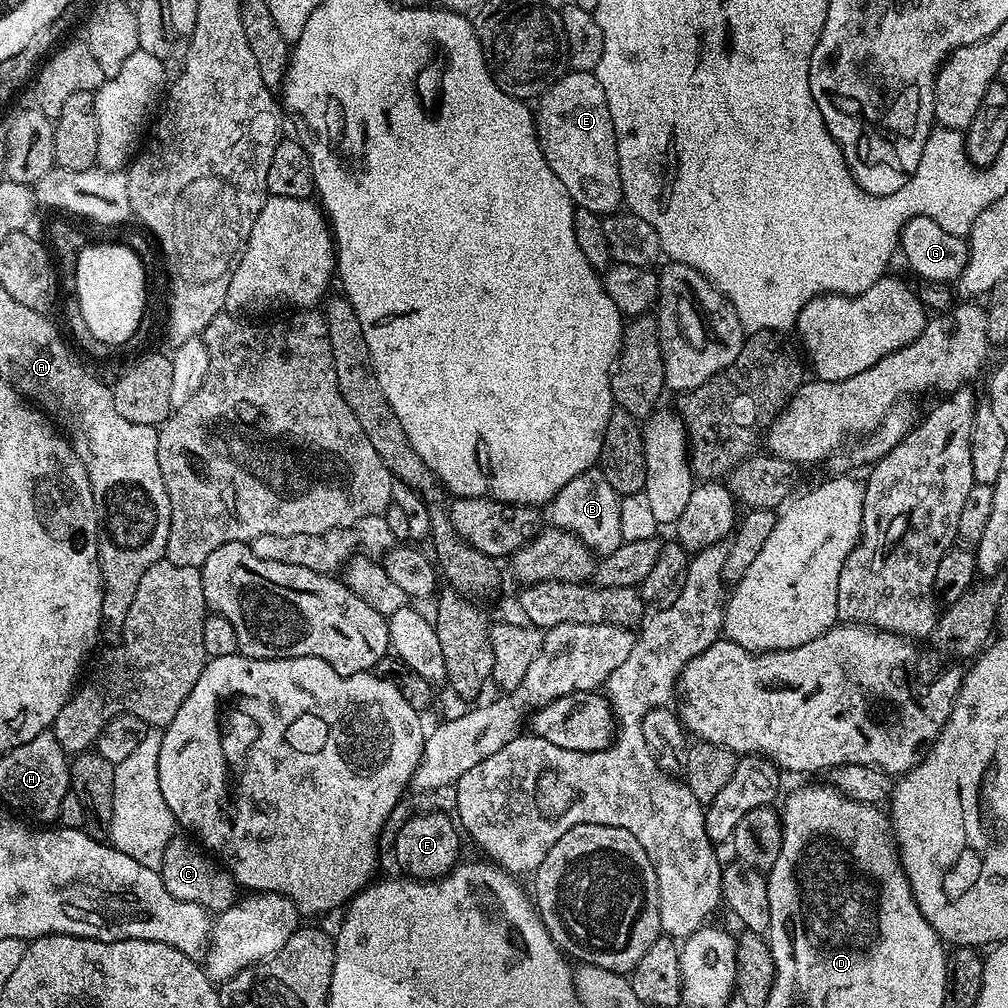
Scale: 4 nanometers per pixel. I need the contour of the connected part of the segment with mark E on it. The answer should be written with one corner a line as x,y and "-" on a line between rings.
565,71
564,75
539,97
534,115
536,136
540,140
542,154
550,170
558,174
558,182
566,186
566,194
570,194
573,205
596,212
601,218
617,211
624,204
624,191
616,153
616,131
610,118
610,106
606,102
606,90
602,90
602,82
598,82
595,72

